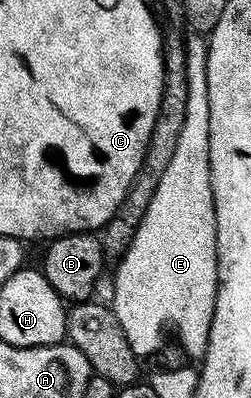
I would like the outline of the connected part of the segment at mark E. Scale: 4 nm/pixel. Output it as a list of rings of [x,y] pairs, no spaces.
[[[191,31],[184,39],[186,92],[185,121],[178,136],[177,149],[165,175],[161,176],[148,210],[137,227],[136,235],[126,253],[119,258],[115,273],[115,301],[113,308],[129,347],[135,356],[143,359],[146,353],[155,353],[163,345],[163,332],[172,329],[179,336],[189,356],[202,359],[207,353],[209,331],[213,323],[215,300],[219,290],[219,264],[215,254],[215,200],[211,190],[209,163],[209,79],[207,78],[208,42]]]

